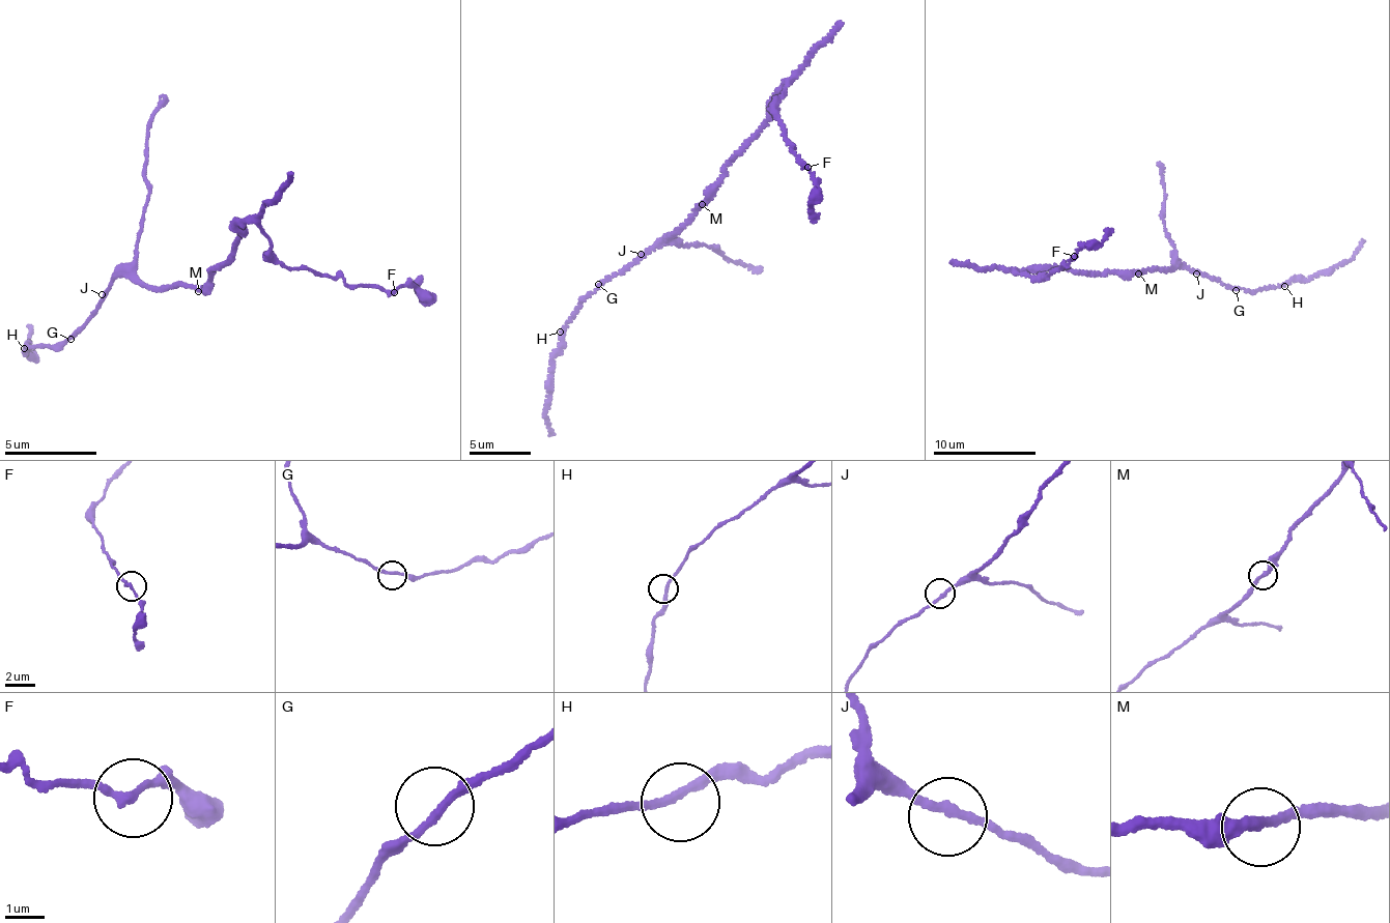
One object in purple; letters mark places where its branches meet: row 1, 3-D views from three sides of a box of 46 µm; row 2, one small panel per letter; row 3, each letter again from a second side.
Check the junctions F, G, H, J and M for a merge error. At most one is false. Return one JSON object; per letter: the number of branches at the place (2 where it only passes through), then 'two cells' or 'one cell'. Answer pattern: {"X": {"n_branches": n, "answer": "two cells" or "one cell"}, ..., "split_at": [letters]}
{"F": {"n_branches": 2, "answer": "one cell"}, "G": {"n_branches": 2, "answer": "one cell"}, "H": {"n_branches": 2, "answer": "one cell"}, "J": {"n_branches": 2, "answer": "one cell"}, "M": {"n_branches": 2, "answer": "one cell"}, "split_at": []}

